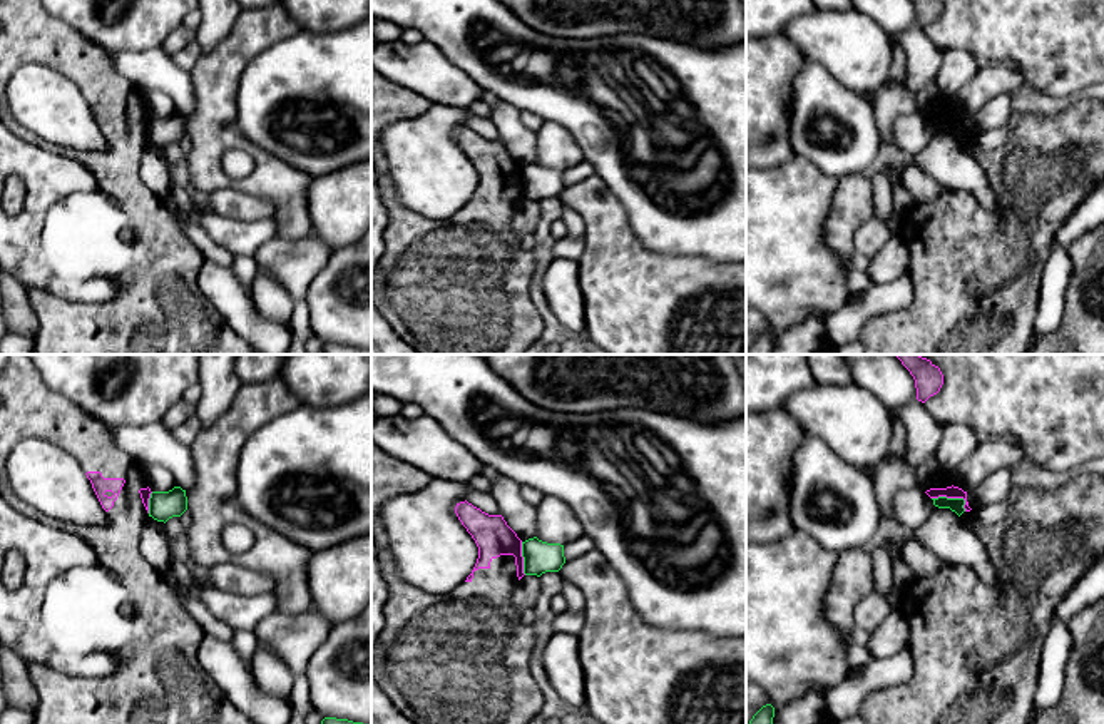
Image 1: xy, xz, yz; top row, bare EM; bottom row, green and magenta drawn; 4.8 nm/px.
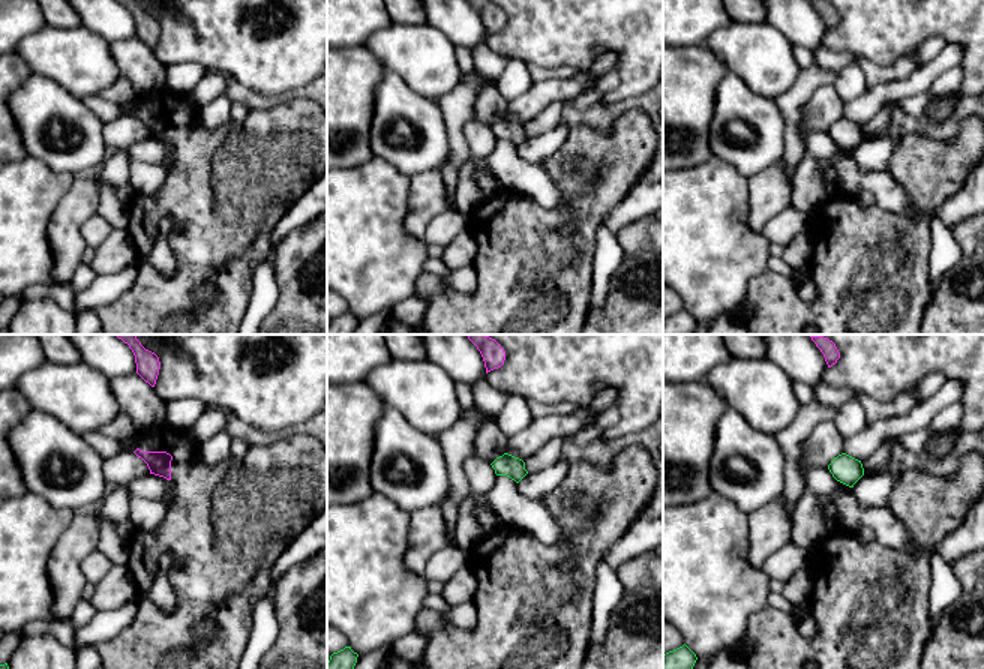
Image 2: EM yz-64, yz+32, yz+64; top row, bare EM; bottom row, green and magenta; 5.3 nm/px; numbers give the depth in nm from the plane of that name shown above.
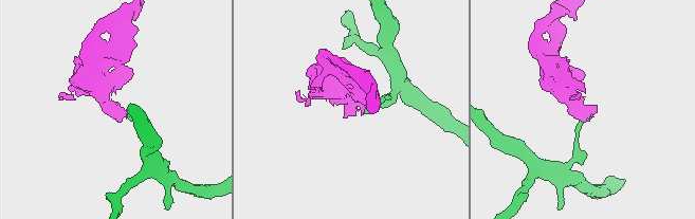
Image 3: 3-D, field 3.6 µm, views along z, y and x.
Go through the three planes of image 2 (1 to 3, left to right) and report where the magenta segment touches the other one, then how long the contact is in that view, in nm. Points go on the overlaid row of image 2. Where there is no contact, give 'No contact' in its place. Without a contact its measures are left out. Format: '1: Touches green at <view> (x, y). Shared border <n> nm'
1: No contact
2: No contact
3: No contact

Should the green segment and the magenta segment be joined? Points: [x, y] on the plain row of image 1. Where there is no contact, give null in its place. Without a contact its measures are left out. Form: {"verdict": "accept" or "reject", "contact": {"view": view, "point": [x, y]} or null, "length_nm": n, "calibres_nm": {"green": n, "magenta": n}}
{"verdict": "reject", "contact": {"view": "yz", "point": [954, 124]}, "length_nm": 180, "calibres_nm": {"green": 70, "magenta": 60}}

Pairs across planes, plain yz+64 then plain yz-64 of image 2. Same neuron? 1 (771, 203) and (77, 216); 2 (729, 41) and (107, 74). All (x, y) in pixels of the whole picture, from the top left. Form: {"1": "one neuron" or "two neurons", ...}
{"1": "one neuron", "2": "one neuron"}

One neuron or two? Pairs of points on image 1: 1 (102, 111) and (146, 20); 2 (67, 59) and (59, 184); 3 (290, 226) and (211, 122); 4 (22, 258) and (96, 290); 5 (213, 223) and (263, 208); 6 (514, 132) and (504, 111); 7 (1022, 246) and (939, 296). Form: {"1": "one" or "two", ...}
{"1": "two", "2": "two", "3": "one", "4": "one", "5": "two", "6": "one", "7": "one"}

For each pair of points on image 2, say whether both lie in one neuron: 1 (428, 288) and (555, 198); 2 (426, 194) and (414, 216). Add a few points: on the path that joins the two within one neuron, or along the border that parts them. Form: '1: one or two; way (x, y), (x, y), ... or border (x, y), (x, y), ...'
1: two; border (512, 191), (528, 194), (546, 209), (564, 204)
2: one; way (426, 200), (420, 210)

